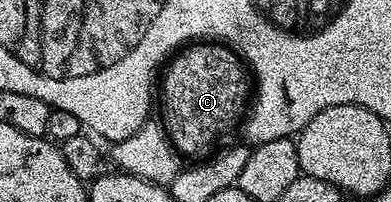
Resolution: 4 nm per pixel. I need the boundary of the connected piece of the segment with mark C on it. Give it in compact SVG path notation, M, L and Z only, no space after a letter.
M206 39L201 43L187 44L181 51L175 52L165 69L161 77L166 136L183 158L201 158L211 152L210 144L217 139L218 133L228 132L238 120L238 124L243 120L252 97L247 66L231 46Z

